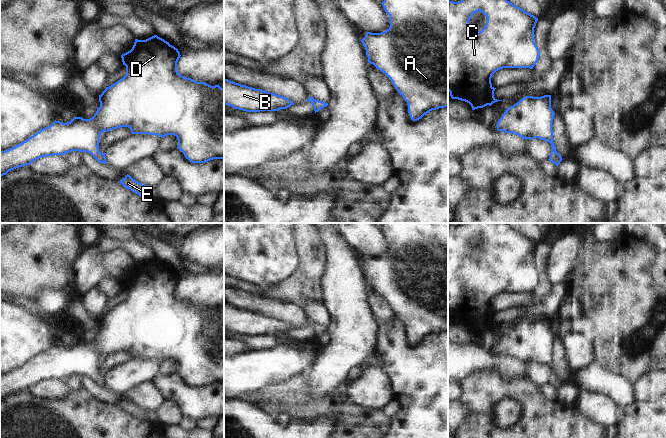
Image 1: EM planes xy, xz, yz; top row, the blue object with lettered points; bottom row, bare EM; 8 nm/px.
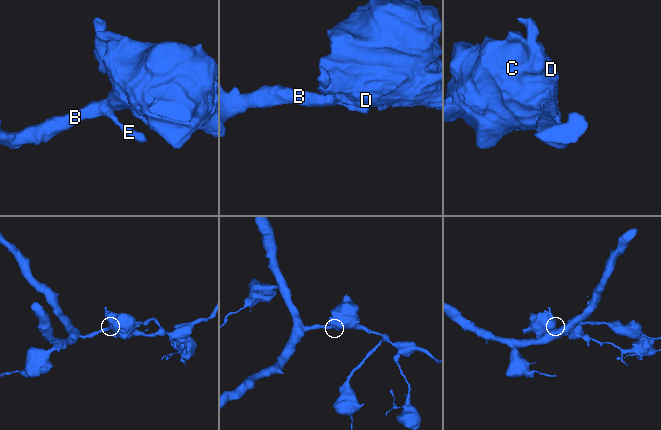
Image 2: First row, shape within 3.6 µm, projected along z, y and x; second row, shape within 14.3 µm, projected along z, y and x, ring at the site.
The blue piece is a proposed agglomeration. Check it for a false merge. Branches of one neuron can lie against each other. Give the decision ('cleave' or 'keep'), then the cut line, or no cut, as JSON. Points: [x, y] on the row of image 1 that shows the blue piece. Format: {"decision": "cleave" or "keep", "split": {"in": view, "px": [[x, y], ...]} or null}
{"decision": "keep", "split": null}

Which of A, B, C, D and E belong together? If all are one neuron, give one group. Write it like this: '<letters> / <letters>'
A B C D E

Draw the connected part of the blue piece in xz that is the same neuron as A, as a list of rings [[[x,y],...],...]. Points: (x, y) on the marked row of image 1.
[[[384,0],[381,4],[389,15],[390,27],[381,33],[367,32],[361,40],[366,50],[368,62],[390,78],[395,89],[407,102],[411,120],[417,121],[432,110],[448,107],[448,0]]]

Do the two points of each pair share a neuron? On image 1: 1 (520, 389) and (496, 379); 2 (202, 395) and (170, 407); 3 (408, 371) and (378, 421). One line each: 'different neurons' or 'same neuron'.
1: same neuron
2: different neurons
3: different neurons

